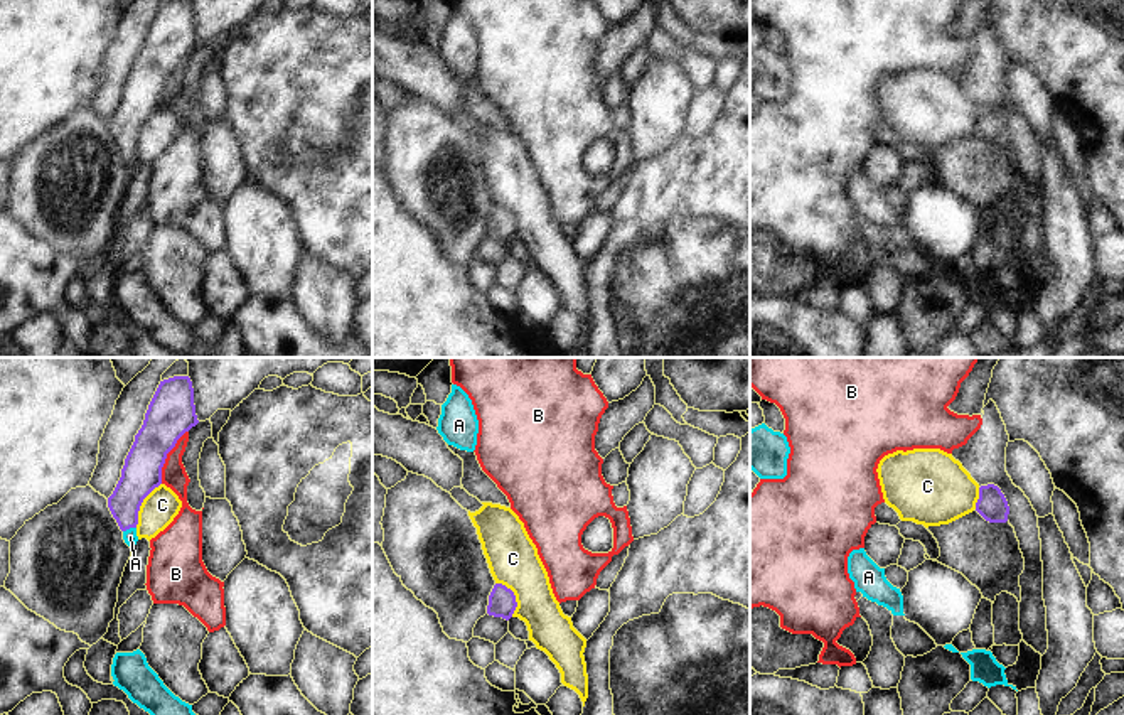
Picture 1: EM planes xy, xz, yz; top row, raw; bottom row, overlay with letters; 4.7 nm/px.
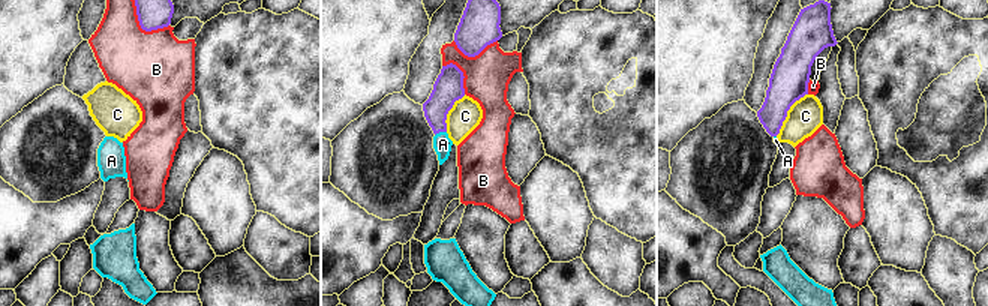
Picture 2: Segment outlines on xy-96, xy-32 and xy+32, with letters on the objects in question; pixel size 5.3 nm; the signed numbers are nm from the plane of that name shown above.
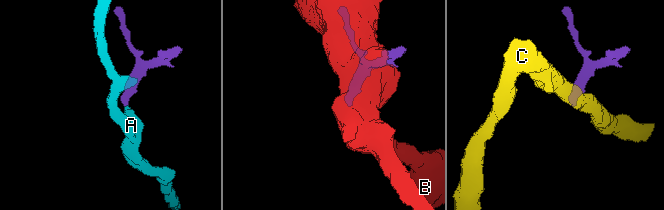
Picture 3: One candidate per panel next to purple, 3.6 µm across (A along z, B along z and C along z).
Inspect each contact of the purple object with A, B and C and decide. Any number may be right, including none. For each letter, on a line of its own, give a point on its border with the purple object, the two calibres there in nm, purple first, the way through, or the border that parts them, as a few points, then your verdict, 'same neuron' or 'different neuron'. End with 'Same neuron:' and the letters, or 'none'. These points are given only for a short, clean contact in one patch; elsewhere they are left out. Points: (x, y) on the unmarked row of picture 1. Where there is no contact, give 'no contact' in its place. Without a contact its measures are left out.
A: meets purple in xy at (128, 150); 180 nm thick on the purple side, 70 nm on the other; runs through xy (139, 100), (128, 117), (128, 150), (130, 159); same neuron
B: meets purple in xy at (165, 80); 220 nm thick on the purple side, 120 nm on the other; different neuron
C: meets purple in xy at (140, 127); 190 nm thick on the purple side, 170 nm on the other; border along xy (160, 105), (144, 122), (135, 149); different neuron
Same neuron: A

